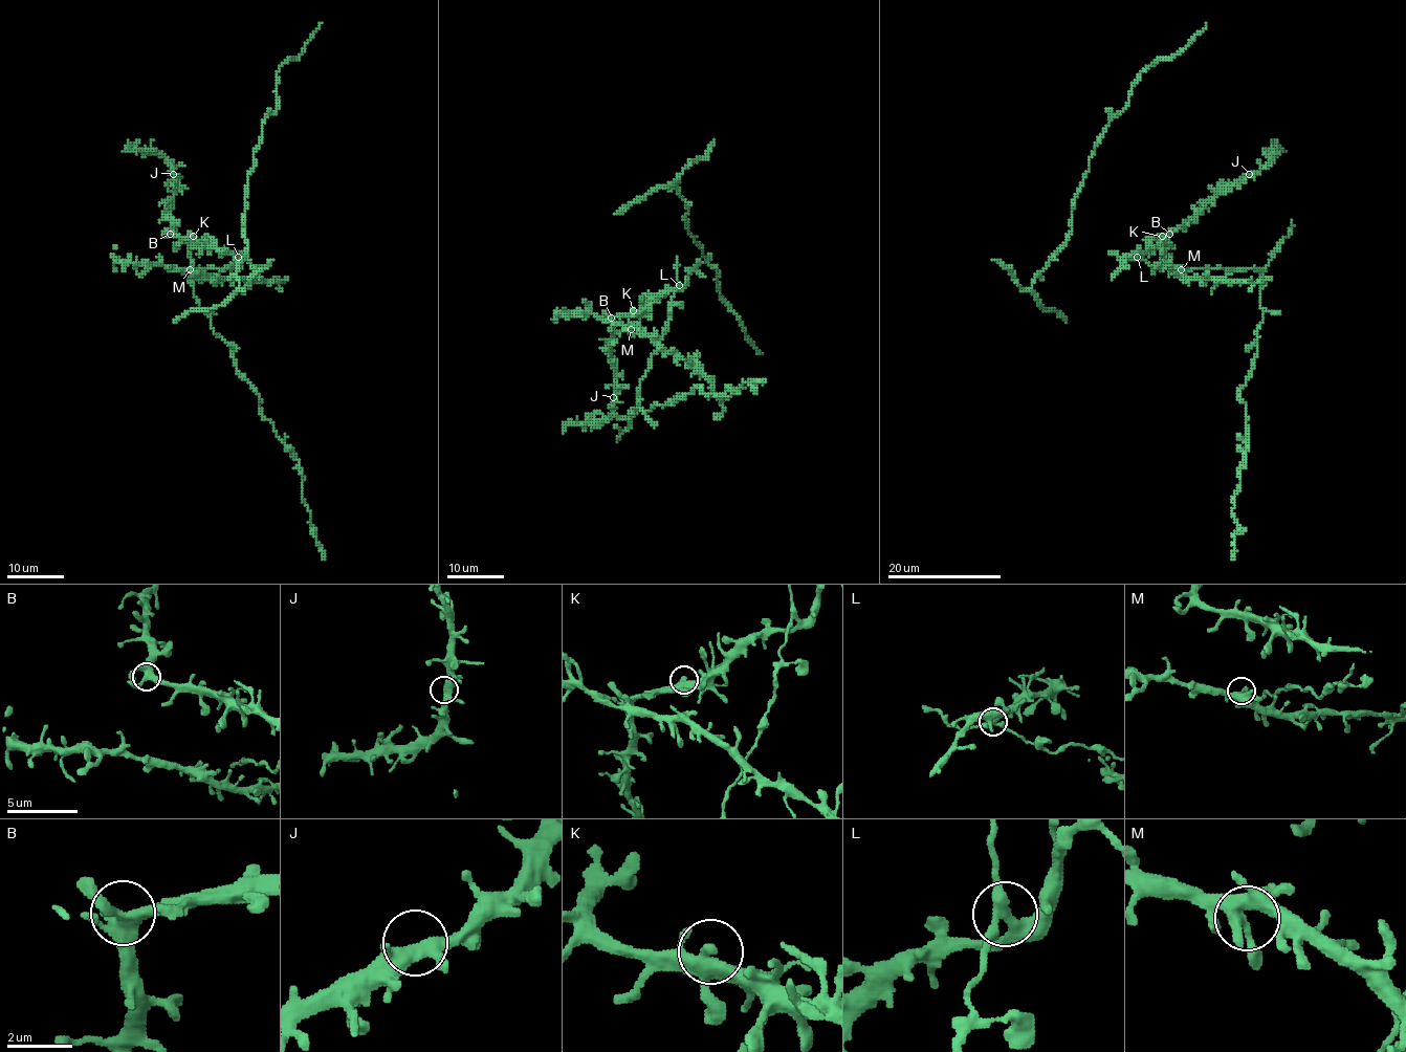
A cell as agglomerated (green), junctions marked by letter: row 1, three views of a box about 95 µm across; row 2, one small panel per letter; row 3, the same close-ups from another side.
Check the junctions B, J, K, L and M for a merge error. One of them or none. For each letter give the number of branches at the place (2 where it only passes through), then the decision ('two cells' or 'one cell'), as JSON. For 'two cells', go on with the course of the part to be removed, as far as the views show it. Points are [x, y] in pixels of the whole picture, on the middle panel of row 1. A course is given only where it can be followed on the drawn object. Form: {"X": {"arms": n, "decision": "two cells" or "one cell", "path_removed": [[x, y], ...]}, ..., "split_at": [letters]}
{"B": {"arms": 4, "decision": "one cell"}, "J": {"arms": 4, "decision": "one cell"}, "K": {"arms": 3, "decision": "one cell"}, "L": {"arms": 4, "decision": "two cells", "path_removed": [[679, 284], [635, 413], [672, 406], [695, 387], [730, 396], [743, 381], [763, 380]]}, "M": {"arms": 4, "decision": "one cell"}, "split_at": ["L"]}

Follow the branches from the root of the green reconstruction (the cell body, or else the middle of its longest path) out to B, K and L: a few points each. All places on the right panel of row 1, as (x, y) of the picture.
B: (1195, 269), (1191, 271), (1173, 266), (1160, 269), (1141, 256), (1169, 234)
K: (1195, 269), (1191, 271), (1173, 266), (1160, 269), (1141, 256), (1149, 247), (1157, 246), (1162, 236)
L: (1195, 269), (1191, 271), (1173, 266), (1160, 269), (1137, 256)

